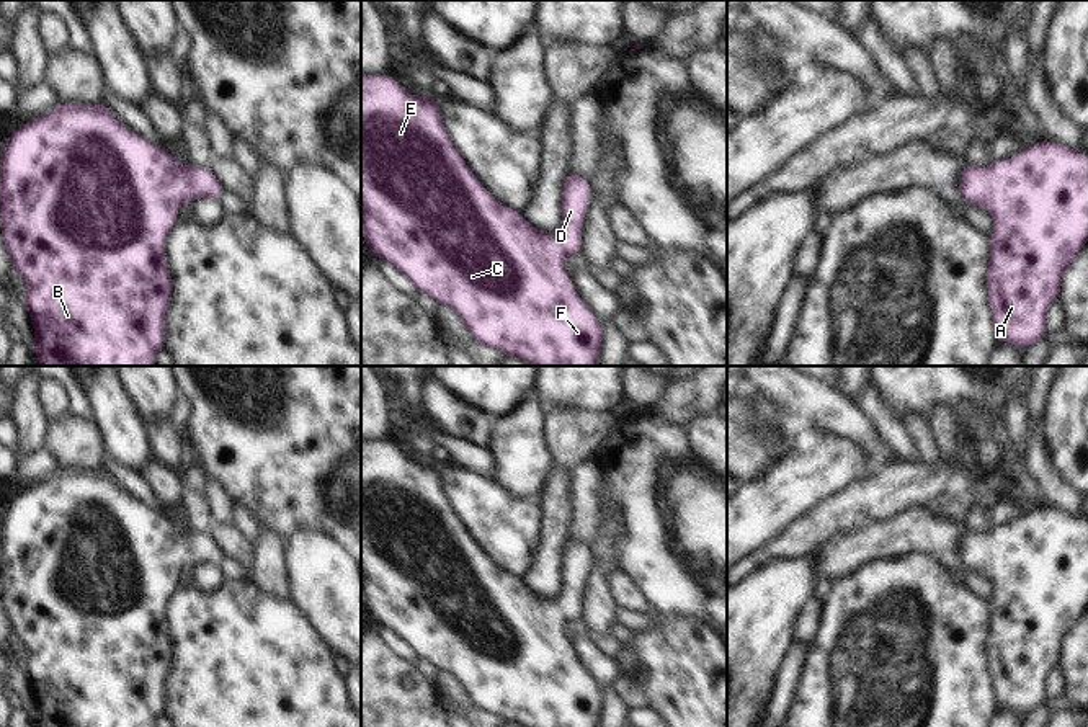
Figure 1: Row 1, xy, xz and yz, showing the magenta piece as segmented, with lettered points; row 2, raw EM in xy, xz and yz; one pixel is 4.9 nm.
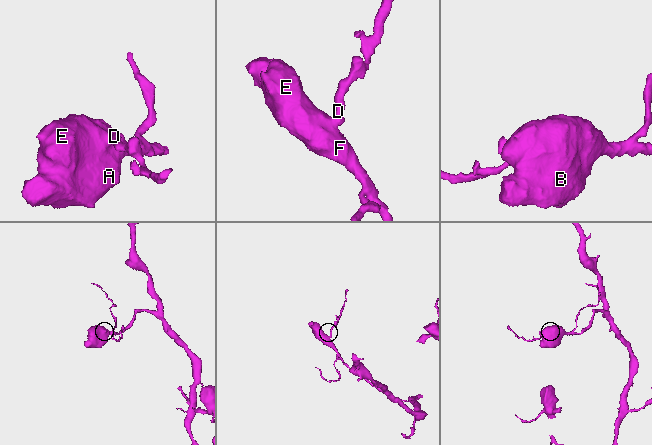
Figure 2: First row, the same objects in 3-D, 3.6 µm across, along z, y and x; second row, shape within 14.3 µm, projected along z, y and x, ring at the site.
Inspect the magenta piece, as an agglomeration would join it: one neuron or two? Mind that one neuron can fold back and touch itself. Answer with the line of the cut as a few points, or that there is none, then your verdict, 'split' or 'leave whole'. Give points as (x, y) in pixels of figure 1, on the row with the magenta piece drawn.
no cut; leave whole

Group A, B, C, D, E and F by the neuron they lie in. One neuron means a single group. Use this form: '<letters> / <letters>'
A B C D E F

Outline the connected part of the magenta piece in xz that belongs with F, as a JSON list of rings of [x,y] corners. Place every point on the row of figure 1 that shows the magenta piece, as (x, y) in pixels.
[[[389,74],[361,75],[361,232],[379,261],[400,270],[420,292],[453,309],[472,340],[533,366],[593,366],[600,359],[601,320],[572,288],[562,260],[582,253],[583,217],[590,180],[565,173],[562,222],[551,235],[533,227],[523,212],[497,201],[454,149],[441,121],[439,103],[413,96]]]

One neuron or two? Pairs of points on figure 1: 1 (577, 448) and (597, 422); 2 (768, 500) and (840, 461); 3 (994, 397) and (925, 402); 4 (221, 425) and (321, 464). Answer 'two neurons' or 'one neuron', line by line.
1: one neuron
2: one neuron
3: one neuron
4: one neuron

